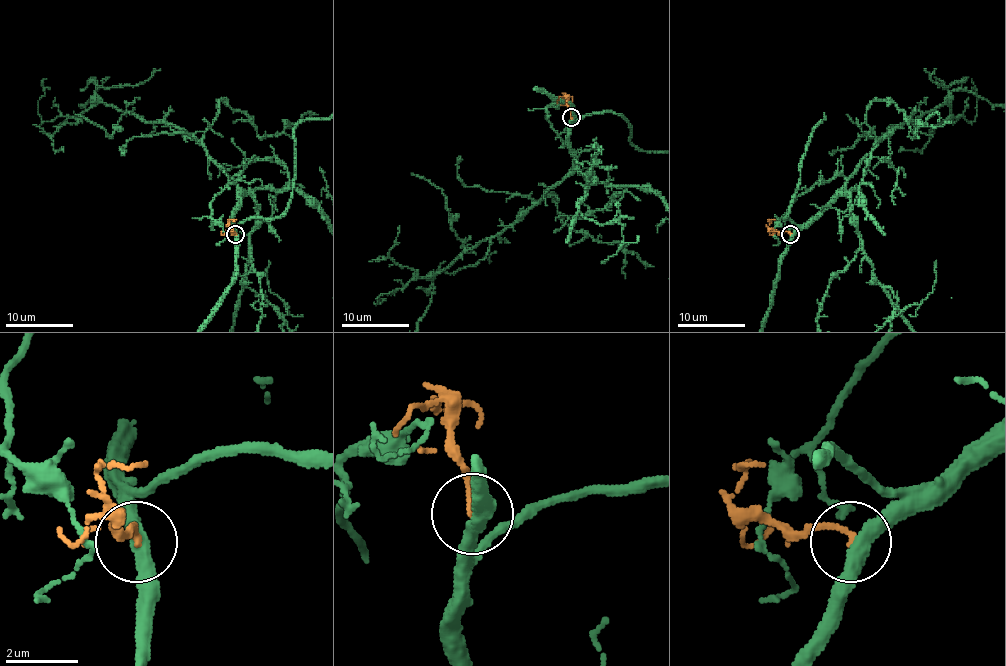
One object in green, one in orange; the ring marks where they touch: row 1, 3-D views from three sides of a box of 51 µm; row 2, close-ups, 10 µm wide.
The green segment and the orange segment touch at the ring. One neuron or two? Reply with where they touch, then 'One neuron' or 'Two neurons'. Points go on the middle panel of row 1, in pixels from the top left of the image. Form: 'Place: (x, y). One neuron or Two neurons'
Place: (571, 117). Two neurons

